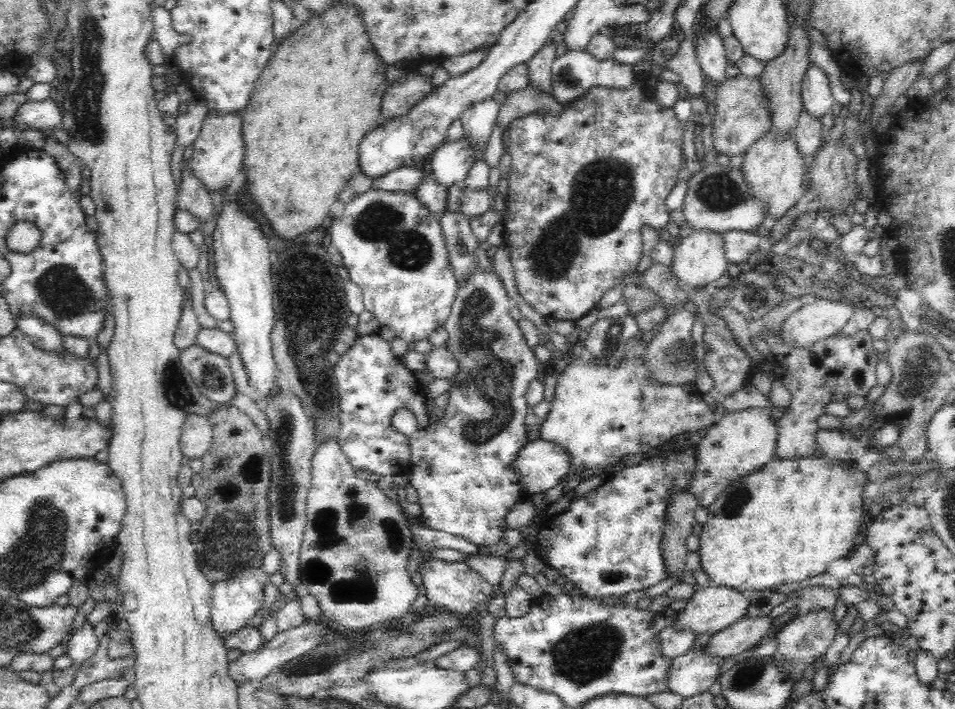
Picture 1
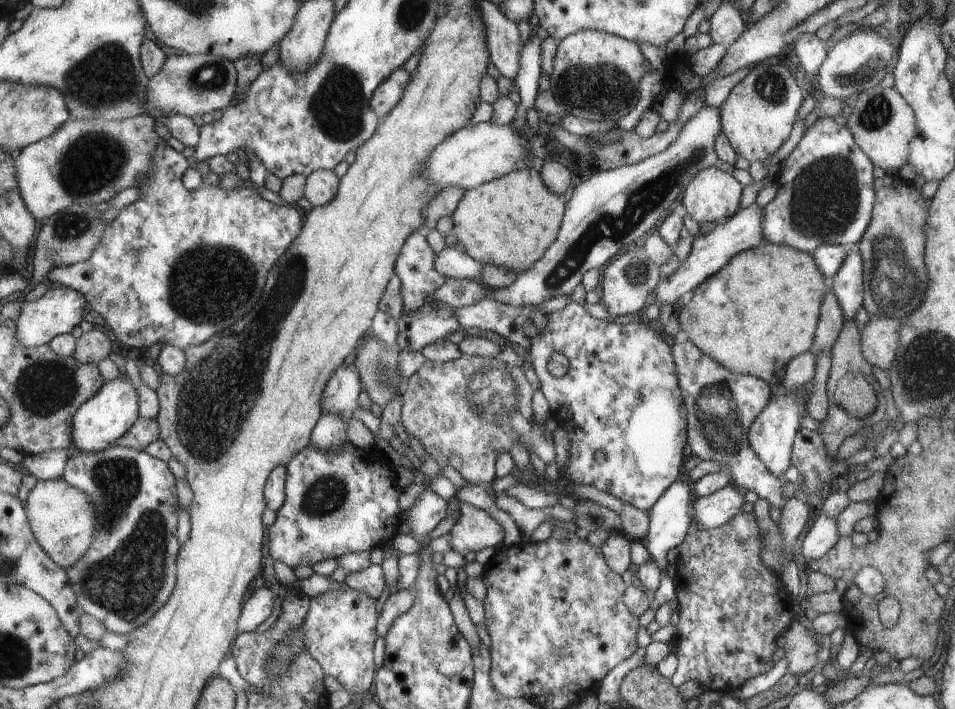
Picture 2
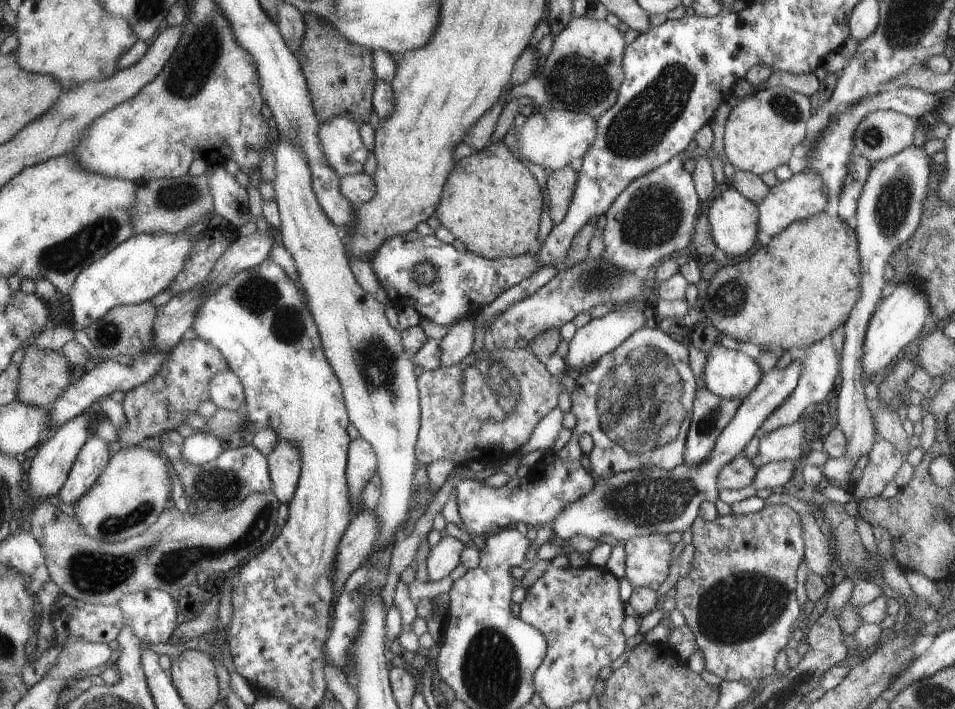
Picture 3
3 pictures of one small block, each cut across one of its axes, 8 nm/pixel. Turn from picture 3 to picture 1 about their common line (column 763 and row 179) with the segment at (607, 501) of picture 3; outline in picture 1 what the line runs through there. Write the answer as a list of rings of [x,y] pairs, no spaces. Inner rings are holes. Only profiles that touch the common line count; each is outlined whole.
[[[412,163],[400,169],[392,170],[388,175],[384,175],[384,177],[376,178],[376,181],[373,181],[372,188],[376,190],[414,193],[416,186],[422,182],[425,174],[426,172],[424,172],[420,163]]]

